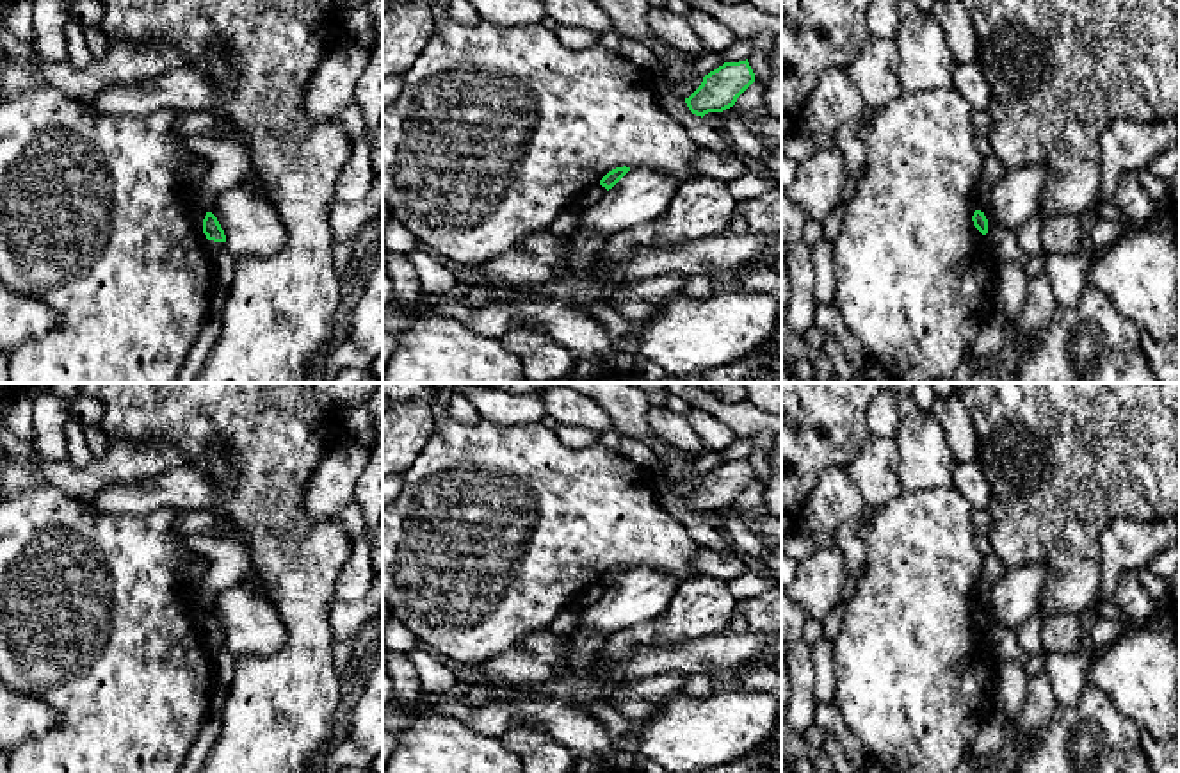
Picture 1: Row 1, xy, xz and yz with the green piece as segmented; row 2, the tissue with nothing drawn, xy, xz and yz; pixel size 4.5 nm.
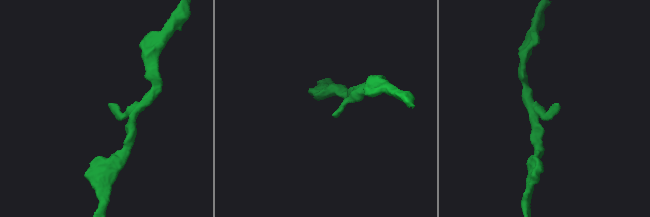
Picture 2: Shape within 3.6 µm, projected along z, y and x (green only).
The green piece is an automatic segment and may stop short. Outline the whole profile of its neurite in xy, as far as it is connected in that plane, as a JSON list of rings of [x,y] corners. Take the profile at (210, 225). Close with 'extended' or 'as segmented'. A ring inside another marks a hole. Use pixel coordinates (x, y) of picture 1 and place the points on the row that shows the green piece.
[[[206,212],[203,219],[203,233],[206,235],[208,240],[226,242],[224,230],[221,228],[217,217],[212,212]]] | as segmented

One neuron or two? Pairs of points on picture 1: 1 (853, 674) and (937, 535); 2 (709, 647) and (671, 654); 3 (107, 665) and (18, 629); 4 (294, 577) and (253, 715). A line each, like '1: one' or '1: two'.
1: one
2: one
3: one
4: one

